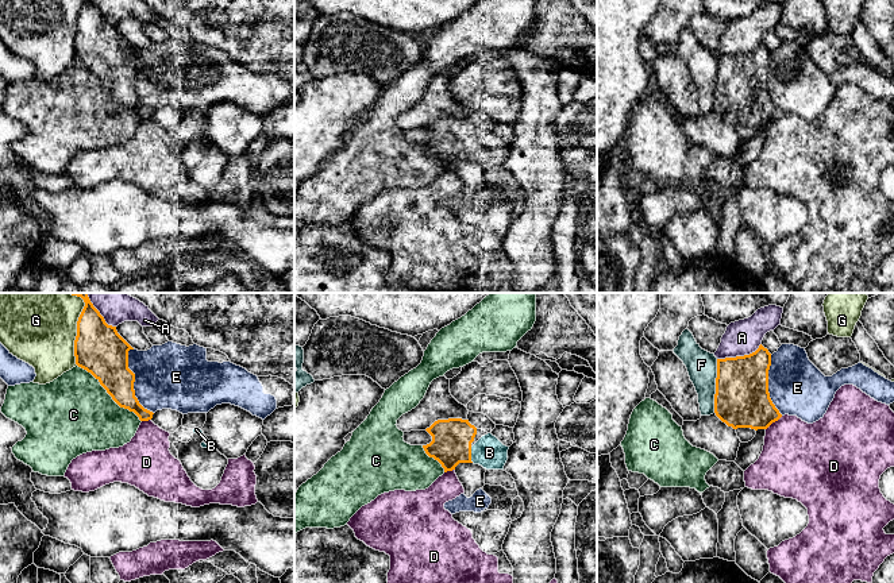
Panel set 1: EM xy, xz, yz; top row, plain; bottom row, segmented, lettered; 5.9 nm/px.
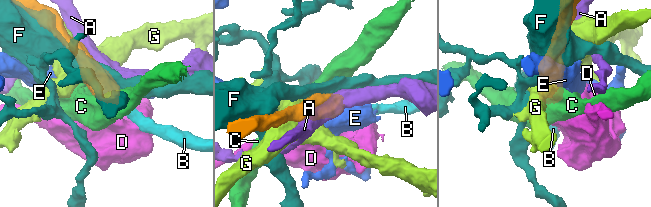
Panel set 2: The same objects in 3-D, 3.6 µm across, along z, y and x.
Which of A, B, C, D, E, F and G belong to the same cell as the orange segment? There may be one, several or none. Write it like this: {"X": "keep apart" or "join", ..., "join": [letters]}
{"A": "keep apart", "B": "join", "C": "keep apart", "D": "keep apart", "E": "keep apart", "F": "keep apart", "G": "keep apart", "join": ["B"]}

